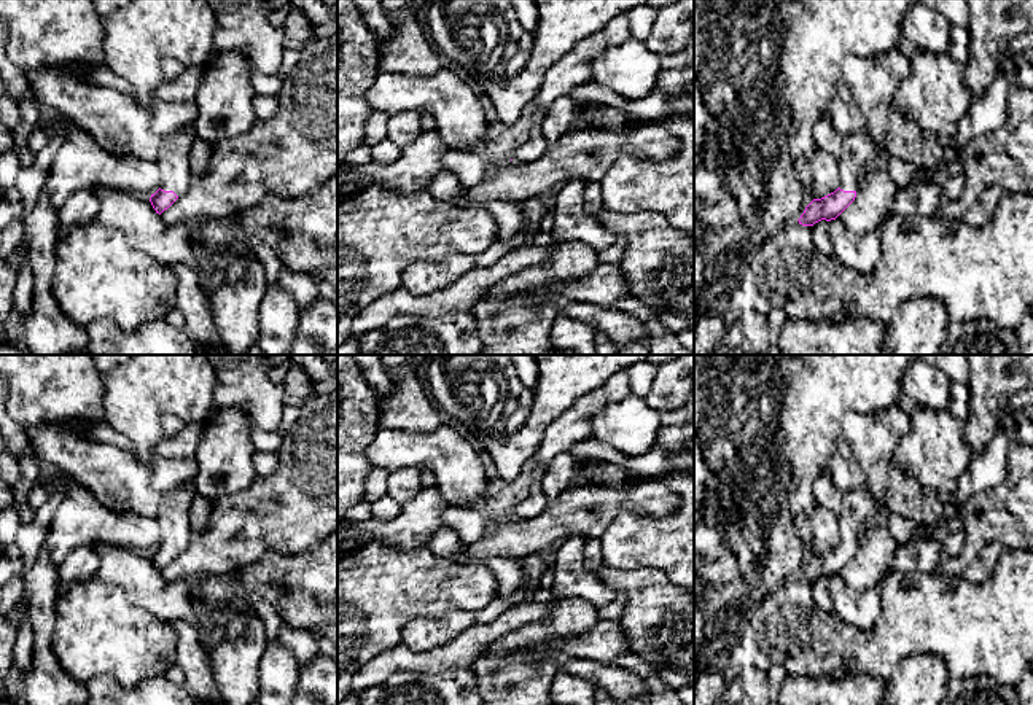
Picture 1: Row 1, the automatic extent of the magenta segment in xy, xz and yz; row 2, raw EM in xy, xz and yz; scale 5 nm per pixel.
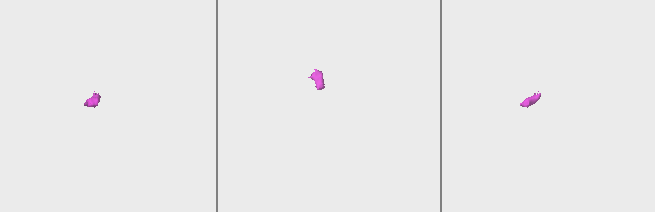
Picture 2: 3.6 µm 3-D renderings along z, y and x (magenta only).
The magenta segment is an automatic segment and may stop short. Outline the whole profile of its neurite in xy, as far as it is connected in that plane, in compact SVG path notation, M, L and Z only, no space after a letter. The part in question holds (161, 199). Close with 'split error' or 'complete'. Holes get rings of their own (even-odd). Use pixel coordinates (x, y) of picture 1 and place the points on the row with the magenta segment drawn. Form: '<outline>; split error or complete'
M194 126L164 137L164 145L154 161L161 172L161 188L151 194L150 202L156 213L167 210L191 186L188 153L197 138Z; split error

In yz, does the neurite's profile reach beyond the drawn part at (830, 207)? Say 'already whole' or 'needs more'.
needs more

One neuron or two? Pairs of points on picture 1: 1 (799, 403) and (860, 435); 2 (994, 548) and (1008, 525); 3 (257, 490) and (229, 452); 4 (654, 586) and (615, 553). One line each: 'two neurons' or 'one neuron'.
1: two neurons
2: two neurons
3: two neurons
4: two neurons

